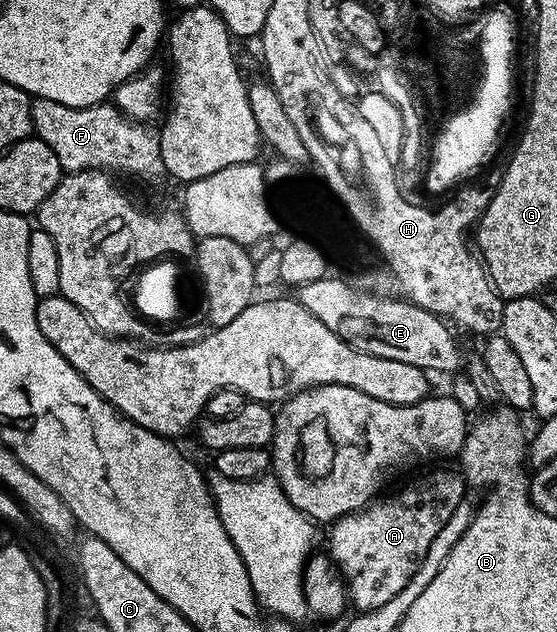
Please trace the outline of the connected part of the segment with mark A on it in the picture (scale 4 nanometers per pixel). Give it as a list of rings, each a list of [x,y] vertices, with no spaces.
[[[437,469],[434,473],[425,473],[422,477],[415,478],[410,485],[403,486],[398,493],[393,493],[390,497],[378,496],[365,508],[332,522],[330,529],[333,530],[329,533],[327,553],[333,564],[337,566],[338,573],[345,580],[347,597],[352,608],[354,605],[354,610],[375,609],[387,603],[387,599],[395,599],[395,595],[403,591],[407,579],[415,575],[415,567],[423,563],[423,555],[427,555],[427,547],[431,547],[443,523],[451,519],[451,511],[455,511],[455,507],[459,507],[459,503],[466,500],[465,489],[467,490],[467,481],[460,472],[452,473],[449,469]]]

